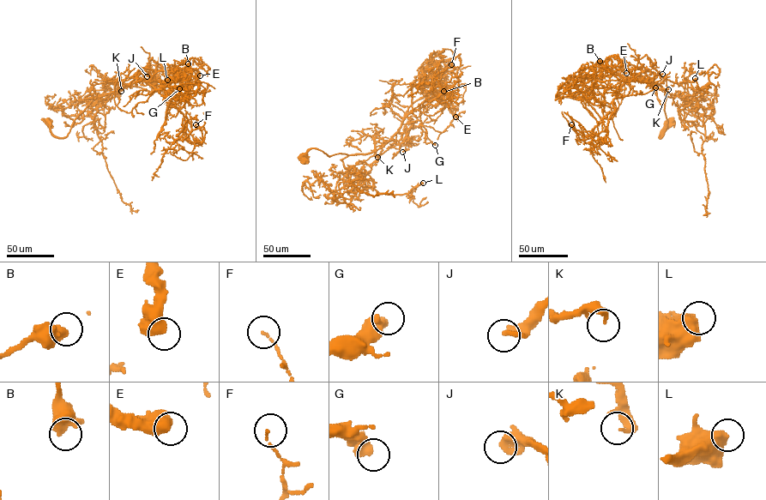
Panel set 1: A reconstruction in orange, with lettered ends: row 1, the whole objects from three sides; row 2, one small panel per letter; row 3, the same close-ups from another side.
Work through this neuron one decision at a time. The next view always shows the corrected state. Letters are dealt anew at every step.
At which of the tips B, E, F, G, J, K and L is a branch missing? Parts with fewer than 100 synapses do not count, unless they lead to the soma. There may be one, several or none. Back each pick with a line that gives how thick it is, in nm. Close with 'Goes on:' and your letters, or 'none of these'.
K: 240 nm thick
L: 650 nm thick
Goes on: K, L

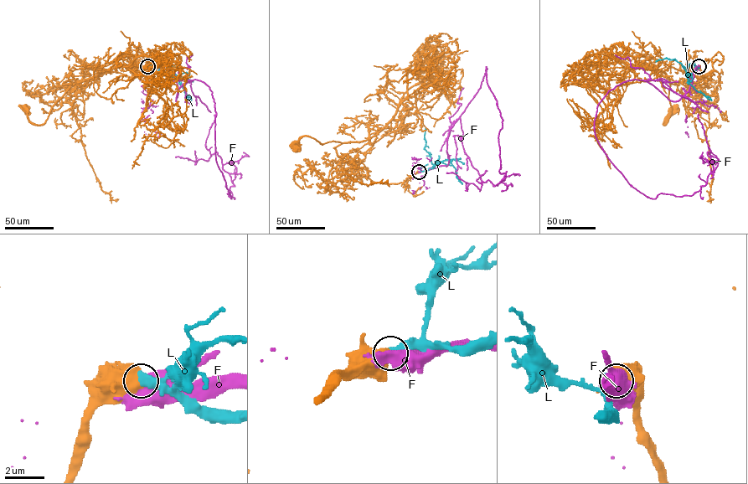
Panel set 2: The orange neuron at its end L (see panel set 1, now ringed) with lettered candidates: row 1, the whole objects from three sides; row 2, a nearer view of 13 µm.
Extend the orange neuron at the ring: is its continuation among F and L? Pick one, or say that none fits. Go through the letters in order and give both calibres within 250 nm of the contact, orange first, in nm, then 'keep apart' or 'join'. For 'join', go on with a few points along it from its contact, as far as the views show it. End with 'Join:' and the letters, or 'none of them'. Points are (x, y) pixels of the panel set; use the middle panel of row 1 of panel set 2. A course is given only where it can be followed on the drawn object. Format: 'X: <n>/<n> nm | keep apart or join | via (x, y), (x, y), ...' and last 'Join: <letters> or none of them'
F: 850/750 nm | keep apart
L: 800/460 nm | join | via (419, 172), (429, 170), (448, 160), (461, 183)
Join: L

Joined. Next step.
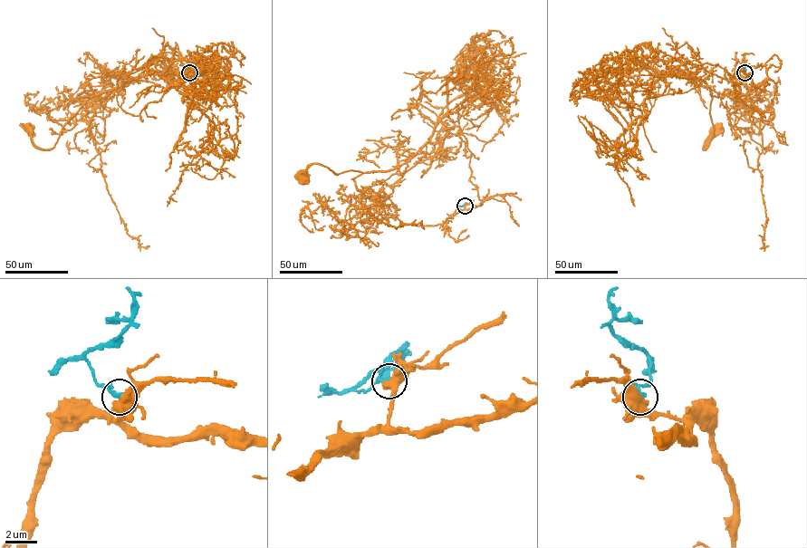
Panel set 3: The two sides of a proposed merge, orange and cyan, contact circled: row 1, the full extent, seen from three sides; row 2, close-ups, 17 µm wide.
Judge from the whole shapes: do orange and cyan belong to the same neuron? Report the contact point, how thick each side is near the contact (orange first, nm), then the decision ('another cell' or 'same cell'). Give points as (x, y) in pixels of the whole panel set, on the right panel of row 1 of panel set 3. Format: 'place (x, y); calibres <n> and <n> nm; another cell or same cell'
place (744, 72); calibres 800 and 200 nm; another cell

